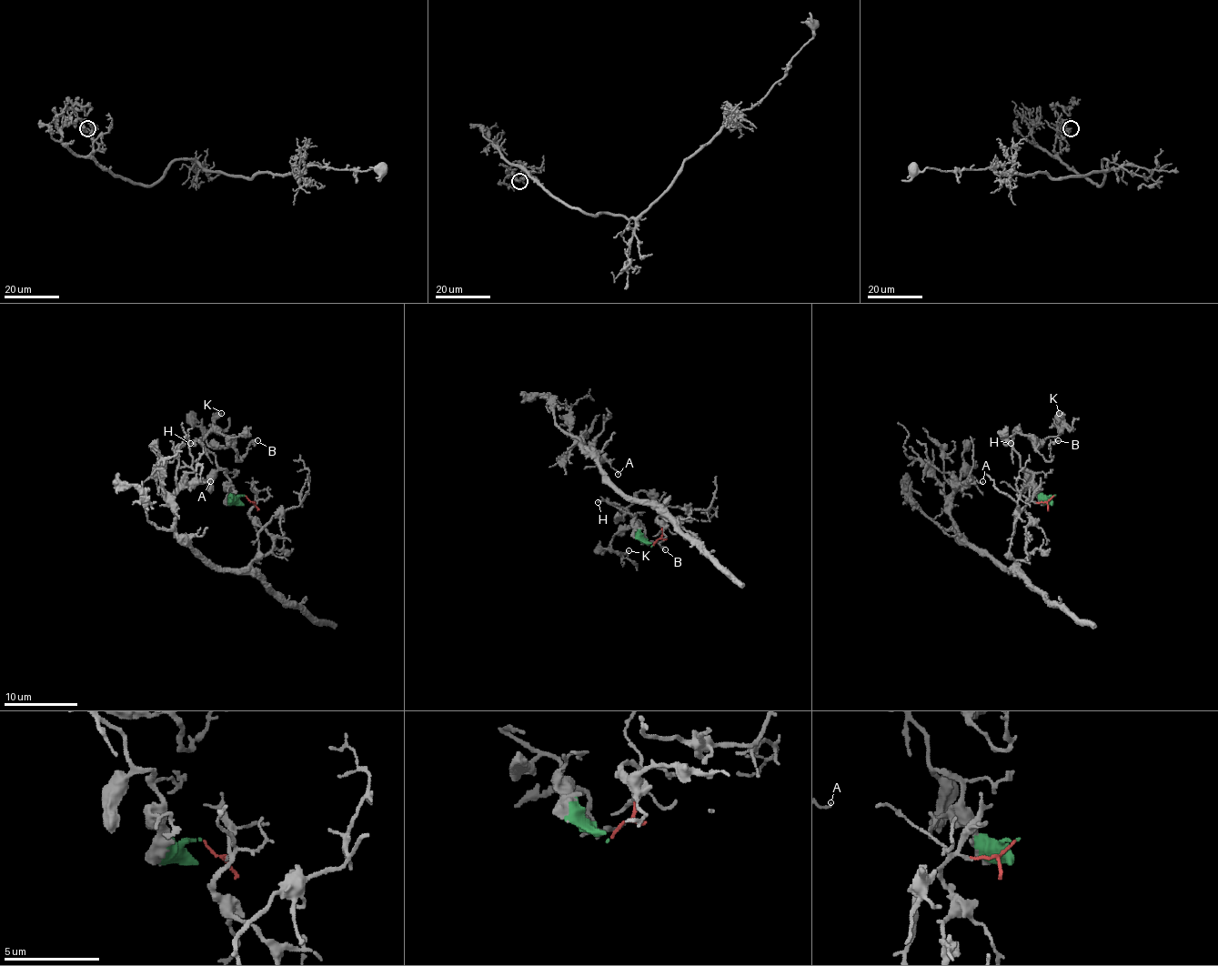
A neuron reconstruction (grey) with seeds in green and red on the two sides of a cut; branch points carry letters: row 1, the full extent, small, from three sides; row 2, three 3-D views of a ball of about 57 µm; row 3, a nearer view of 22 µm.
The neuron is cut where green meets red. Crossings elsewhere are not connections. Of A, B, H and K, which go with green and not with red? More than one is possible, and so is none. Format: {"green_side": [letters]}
{"green_side": ["B", "H", "K"]}

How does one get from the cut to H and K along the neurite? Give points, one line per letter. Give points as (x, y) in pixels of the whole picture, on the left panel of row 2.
H: (245, 494), (234, 497), (230, 492), (225, 468), (198, 443), (189, 443)
K: (245, 494), (230, 492), (226, 470), (203, 443), (210, 432), (226, 443), (205, 437), (221, 413)

